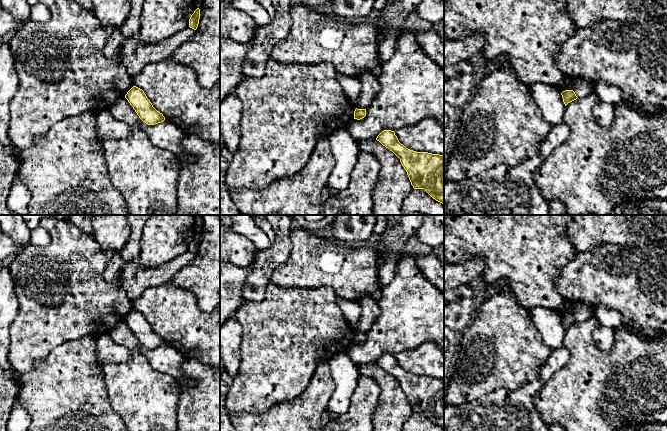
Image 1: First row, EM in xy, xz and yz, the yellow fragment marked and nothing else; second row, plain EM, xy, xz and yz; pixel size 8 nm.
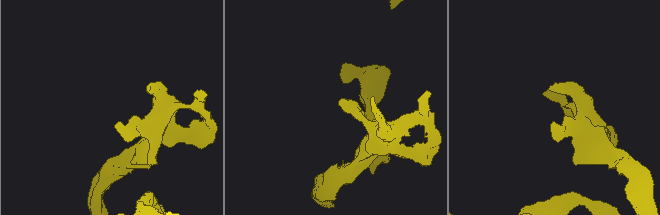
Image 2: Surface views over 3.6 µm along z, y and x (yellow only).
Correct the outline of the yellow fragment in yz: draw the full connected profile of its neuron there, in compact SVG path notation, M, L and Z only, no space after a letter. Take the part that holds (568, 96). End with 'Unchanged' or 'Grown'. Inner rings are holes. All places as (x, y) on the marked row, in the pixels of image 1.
M565 90L561 95L565 106L578 98L573 90Z. Unchanged

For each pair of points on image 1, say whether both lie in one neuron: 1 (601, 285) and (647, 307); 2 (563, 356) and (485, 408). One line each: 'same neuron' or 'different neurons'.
1: same neuron
2: same neuron

